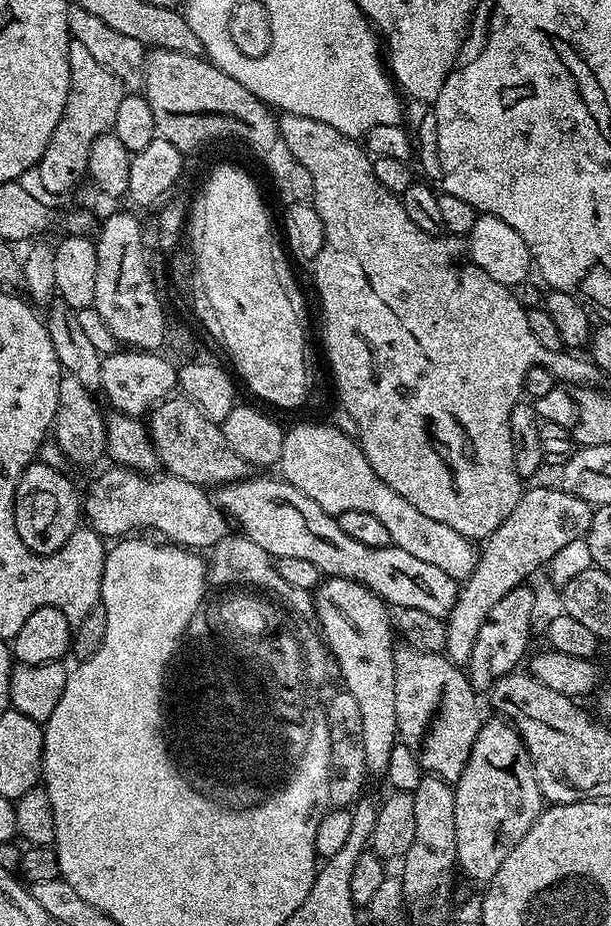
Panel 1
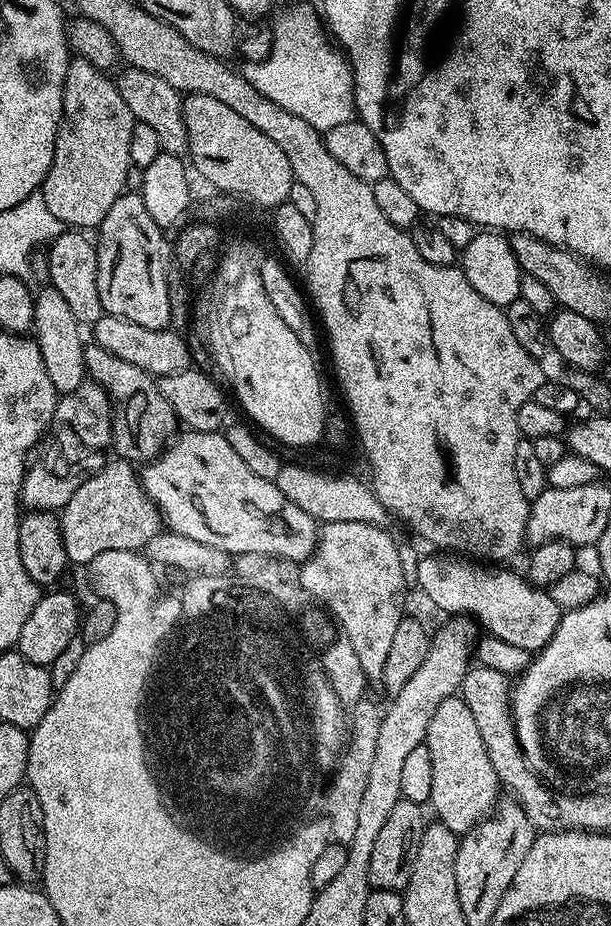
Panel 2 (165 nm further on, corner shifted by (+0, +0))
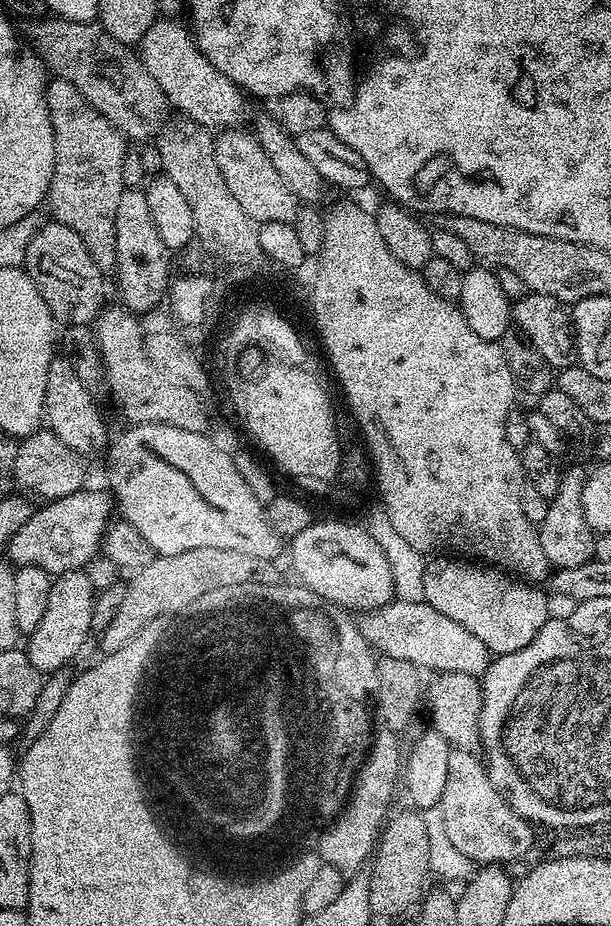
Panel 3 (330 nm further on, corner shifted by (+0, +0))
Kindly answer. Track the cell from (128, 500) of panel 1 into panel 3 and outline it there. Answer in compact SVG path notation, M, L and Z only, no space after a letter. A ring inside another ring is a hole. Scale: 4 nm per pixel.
M81 490L61 500L37 507L31 518L6 545L7 559L13 565L33 564L51 572L53 577L63 572L78 572L87 569L90 561L102 548L104 533L114 516L114 500L107 491L88 492Z

